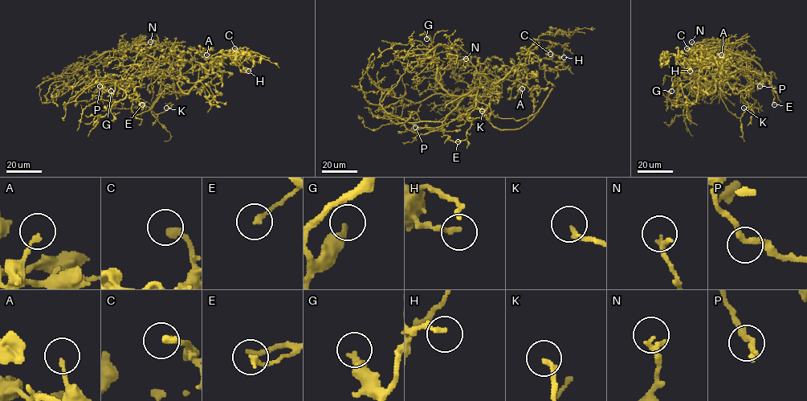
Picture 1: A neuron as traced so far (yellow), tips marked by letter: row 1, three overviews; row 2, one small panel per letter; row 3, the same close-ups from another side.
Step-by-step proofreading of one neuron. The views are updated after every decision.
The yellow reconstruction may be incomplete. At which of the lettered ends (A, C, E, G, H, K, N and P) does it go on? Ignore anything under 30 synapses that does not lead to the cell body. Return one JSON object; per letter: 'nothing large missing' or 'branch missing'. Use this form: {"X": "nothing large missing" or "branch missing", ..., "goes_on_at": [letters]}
{"A": "nothing large missing", "C": "nothing large missing", "E": "nothing large missing", "G": "nothing large missing", "H": "nothing large missing", "K": "nothing large missing", "N": "nothing large missing", "P": "nothing large missing", "goes_on_at": []}

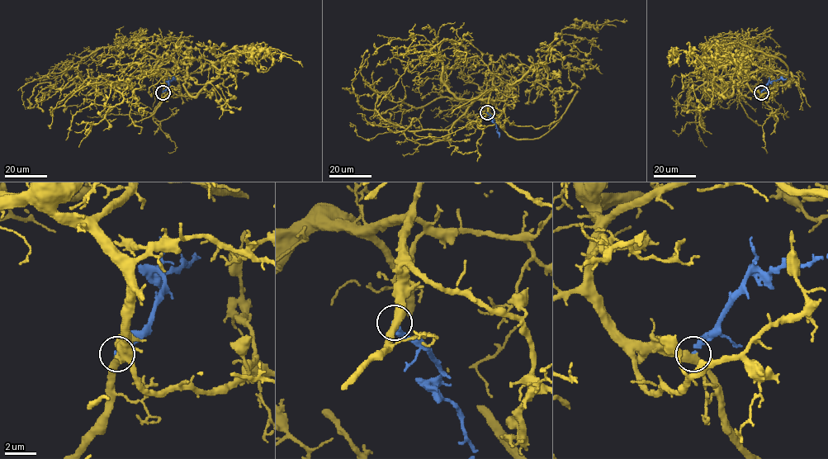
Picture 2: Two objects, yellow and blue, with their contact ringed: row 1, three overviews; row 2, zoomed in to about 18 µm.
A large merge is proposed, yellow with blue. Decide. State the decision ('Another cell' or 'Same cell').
Same cell

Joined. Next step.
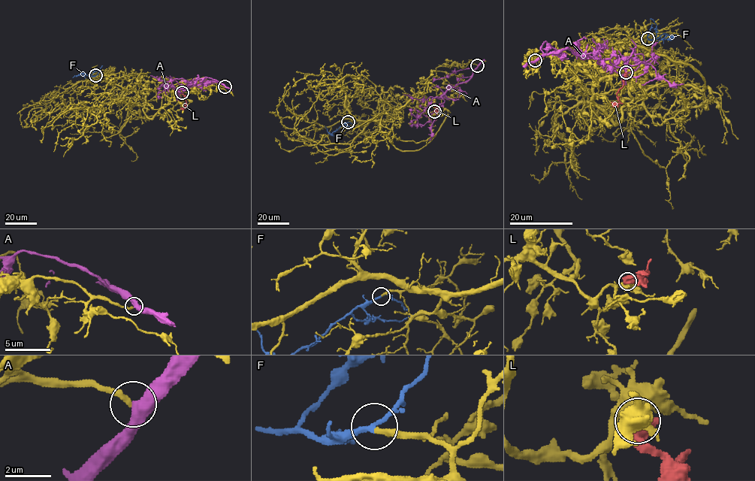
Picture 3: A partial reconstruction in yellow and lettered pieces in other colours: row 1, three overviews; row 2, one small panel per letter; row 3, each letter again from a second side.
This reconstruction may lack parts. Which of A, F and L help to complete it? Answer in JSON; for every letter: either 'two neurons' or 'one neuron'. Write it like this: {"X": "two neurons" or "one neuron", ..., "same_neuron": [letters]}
{"A": "two neurons", "F": "one neuron", "L": "two neurons", "same_neuron": ["F"]}

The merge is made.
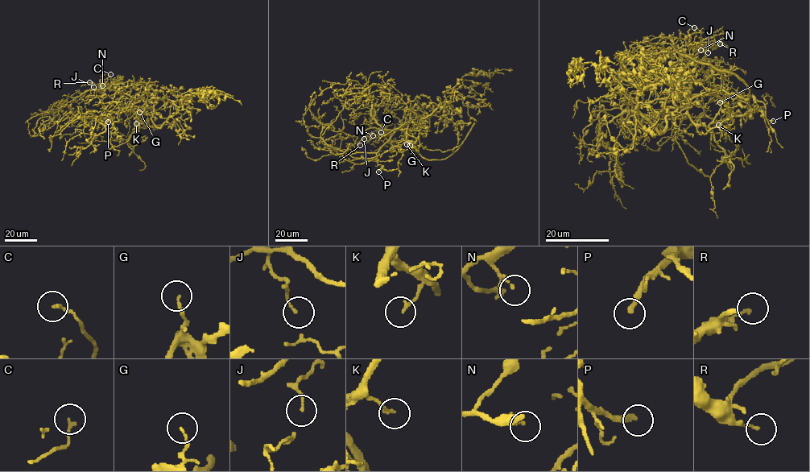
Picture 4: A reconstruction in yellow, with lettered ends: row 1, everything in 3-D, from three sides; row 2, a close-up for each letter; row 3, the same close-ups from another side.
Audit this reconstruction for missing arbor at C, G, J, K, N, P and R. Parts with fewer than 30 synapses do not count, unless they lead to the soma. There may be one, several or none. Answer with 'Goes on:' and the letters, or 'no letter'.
Goes on: P

